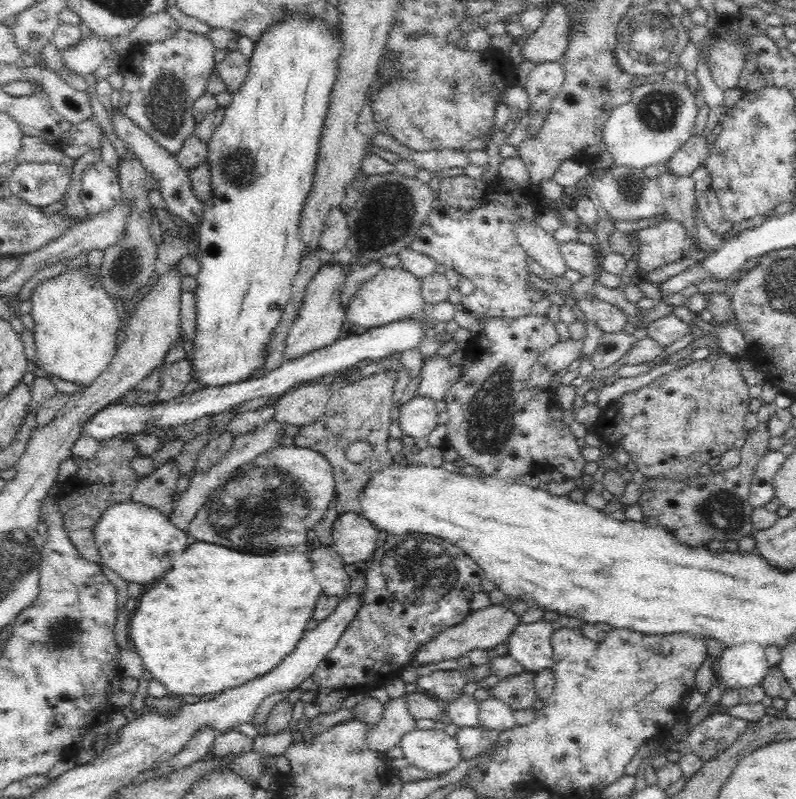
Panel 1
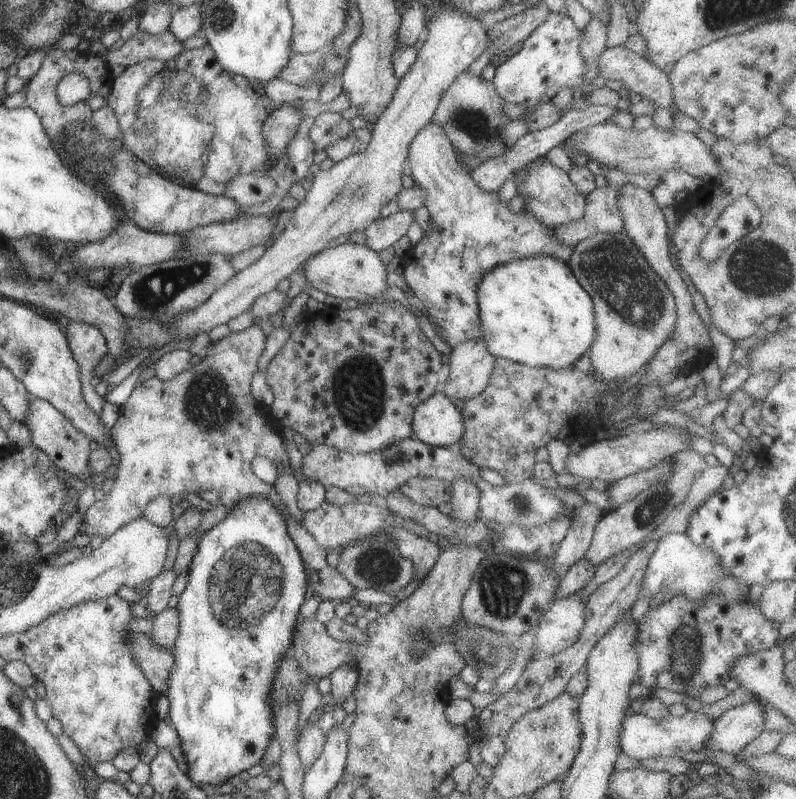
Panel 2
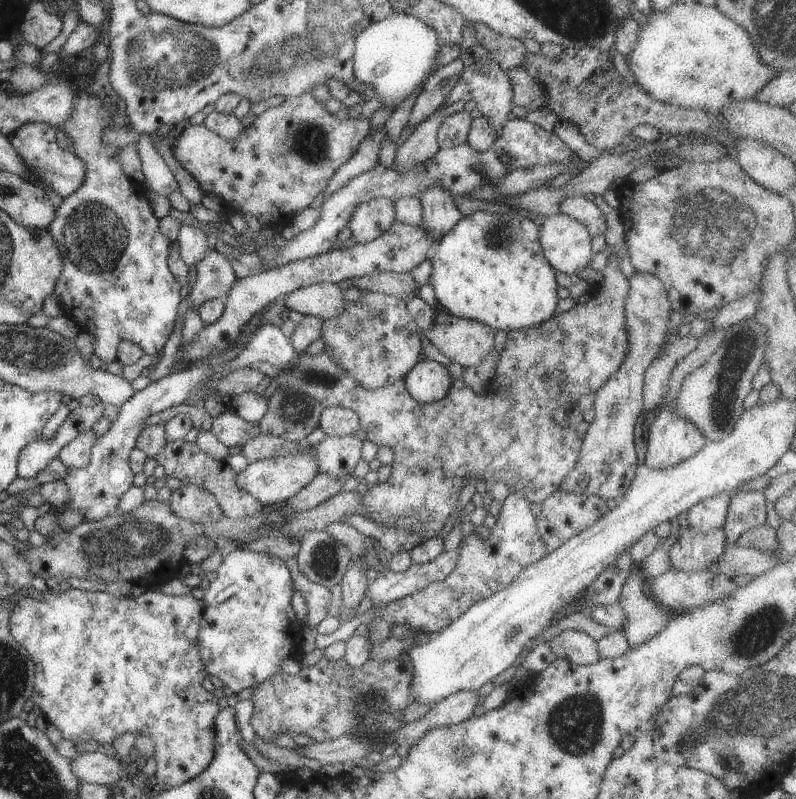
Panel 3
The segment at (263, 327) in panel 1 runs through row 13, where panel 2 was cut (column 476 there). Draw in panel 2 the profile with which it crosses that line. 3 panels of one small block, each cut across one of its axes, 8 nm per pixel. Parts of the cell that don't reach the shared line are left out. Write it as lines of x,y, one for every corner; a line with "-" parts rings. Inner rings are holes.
528,256
498,264
476,288
482,338
492,356
552,370
573,366
596,338
595,303
569,264
556,256

